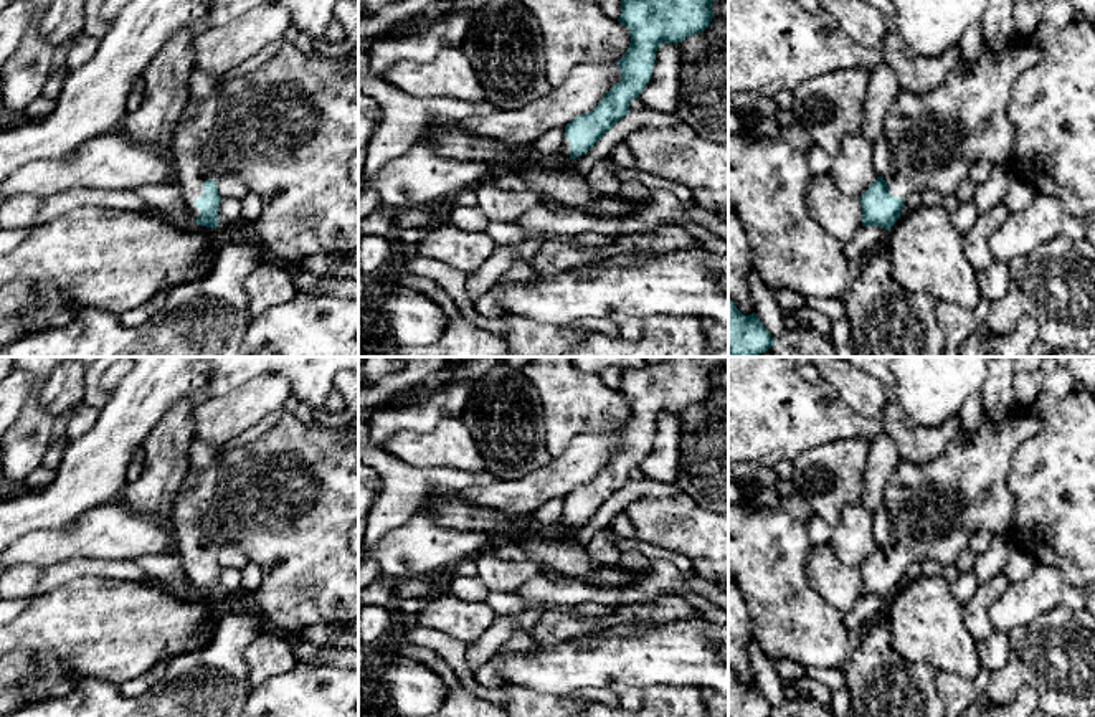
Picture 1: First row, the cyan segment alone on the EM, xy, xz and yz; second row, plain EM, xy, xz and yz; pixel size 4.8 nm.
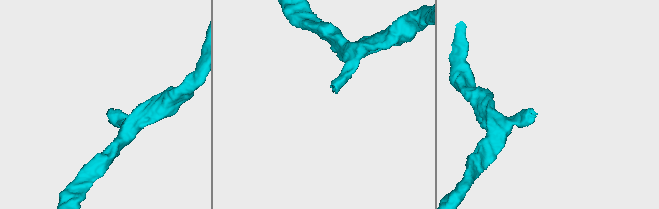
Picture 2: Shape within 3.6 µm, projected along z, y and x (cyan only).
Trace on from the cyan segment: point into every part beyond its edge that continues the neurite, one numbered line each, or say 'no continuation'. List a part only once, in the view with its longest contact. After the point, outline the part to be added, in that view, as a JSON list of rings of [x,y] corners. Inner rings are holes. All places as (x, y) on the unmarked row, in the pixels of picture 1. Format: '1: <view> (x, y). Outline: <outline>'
1: xy (288, 499). Outline: [[[284,408],[279,421],[263,436],[239,448],[220,448],[210,469],[203,472],[188,472],[175,499],[172,519],[175,529],[175,552],[182,558],[193,591],[200,585],[200,578],[193,573],[203,565],[203,553],[208,548],[216,550],[220,545],[235,545],[261,570],[261,586],[251,601],[271,628],[292,636],[307,626],[345,624],[358,620],[358,552],[348,548],[348,532],[358,520],[358,430],[350,431],[345,426],[325,428],[319,425],[304,425],[292,411]]]

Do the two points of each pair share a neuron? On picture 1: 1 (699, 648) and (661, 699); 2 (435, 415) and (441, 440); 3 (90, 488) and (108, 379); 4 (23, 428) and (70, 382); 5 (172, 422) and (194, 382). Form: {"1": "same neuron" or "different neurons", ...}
{"1": "different neurons", "2": "different neurons", "3": "different neurons", "4": "different neurons", "5": "different neurons"}

